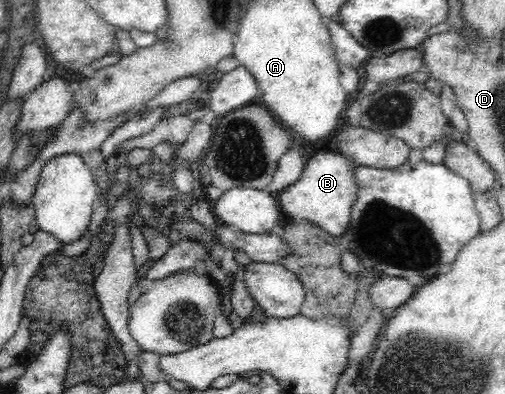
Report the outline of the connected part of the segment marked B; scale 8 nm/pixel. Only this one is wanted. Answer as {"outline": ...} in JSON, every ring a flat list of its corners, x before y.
{"outline":[[340,153,315,154,306,164,295,184,280,192,278,204,283,220,301,220,322,229,326,234,338,238,348,228,350,208,356,200,358,187,352,177,352,166,348,166]]}

